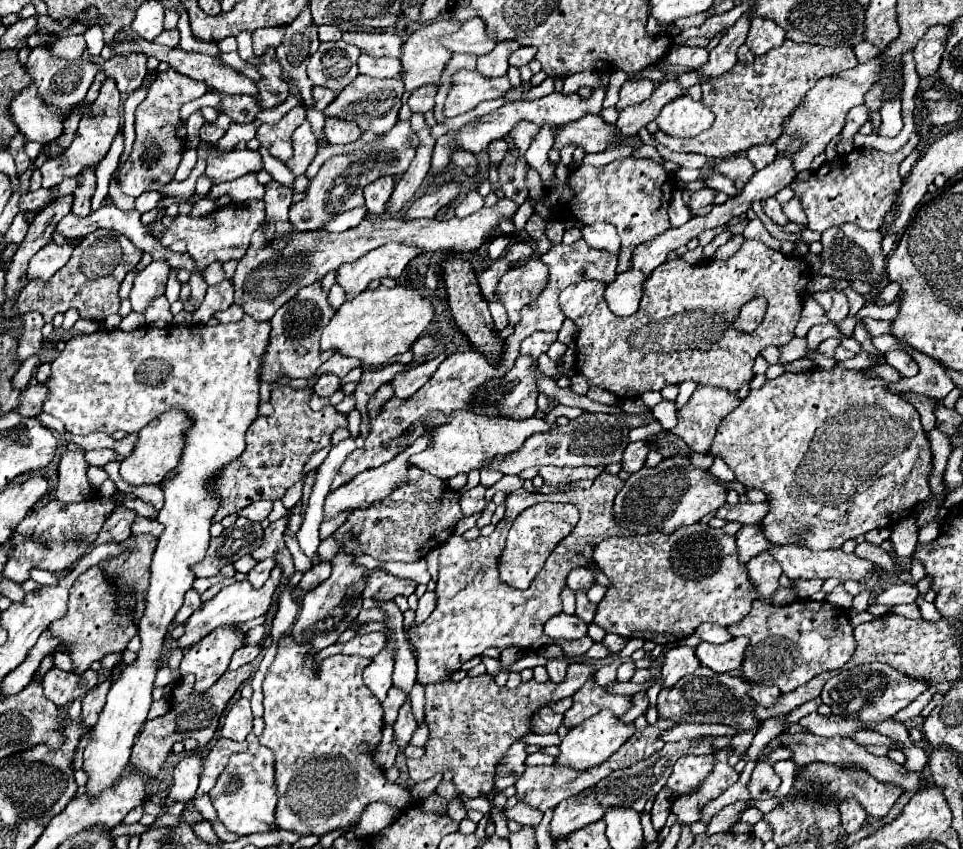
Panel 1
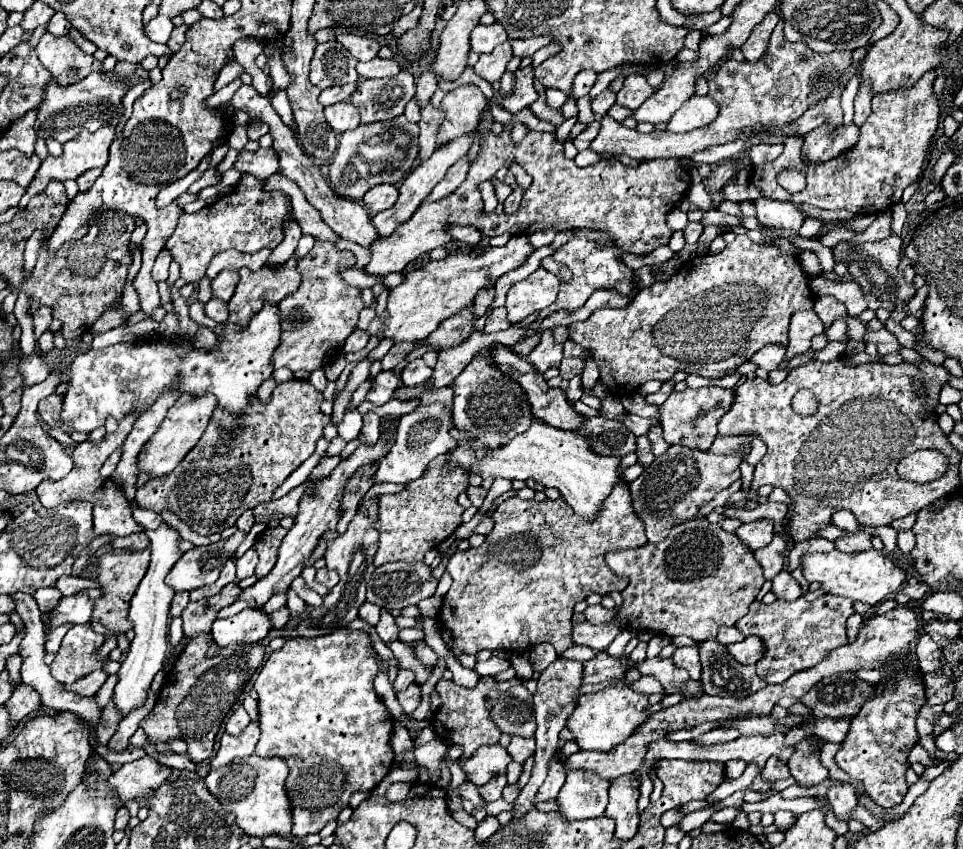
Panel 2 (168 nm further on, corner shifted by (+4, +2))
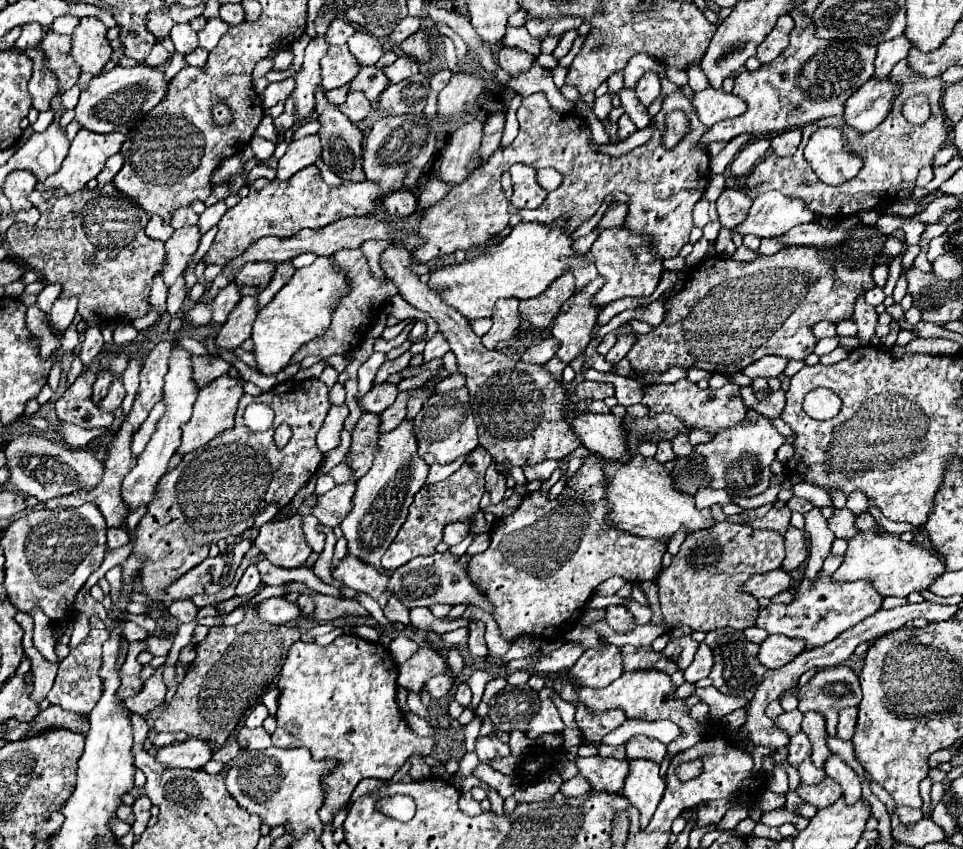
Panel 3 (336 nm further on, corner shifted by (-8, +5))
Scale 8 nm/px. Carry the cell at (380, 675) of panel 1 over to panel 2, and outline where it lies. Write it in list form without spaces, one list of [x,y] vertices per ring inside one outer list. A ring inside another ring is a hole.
[[[382,609],[382,615],[380,615],[380,621],[378,621],[378,625],[374,627],[376,629],[376,633],[378,633],[378,637],[382,639],[382,643],[392,643],[396,637],[398,637],[398,627],[396,627],[396,623],[394,623],[394,617],[386,611],[386,609]]]

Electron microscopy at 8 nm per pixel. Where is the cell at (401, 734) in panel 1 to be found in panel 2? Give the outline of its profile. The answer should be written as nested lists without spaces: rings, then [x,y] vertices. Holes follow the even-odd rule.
[[[412,683],[406,691],[398,693],[398,701],[400,701],[404,713],[412,713],[420,705],[420,685]]]

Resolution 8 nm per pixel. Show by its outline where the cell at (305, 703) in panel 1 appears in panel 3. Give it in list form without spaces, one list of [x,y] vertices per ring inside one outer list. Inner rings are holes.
[[[342,634],[330,646],[296,642],[288,652],[288,660],[278,678],[278,688],[280,688],[278,714],[276,714],[278,728],[272,734],[272,744],[278,748],[304,746],[318,760],[320,758],[340,760],[338,768],[324,780],[326,798],[320,810],[320,820],[324,824],[328,824],[334,818],[334,814],[348,804],[356,784],[362,778],[388,780],[404,766],[404,762],[412,754],[428,756],[436,748],[434,738],[416,736],[404,722],[404,714],[396,704],[396,688],[398,688],[396,678],[398,678],[398,664],[392,660],[388,648],[382,646],[380,642],[368,642],[356,636]]]

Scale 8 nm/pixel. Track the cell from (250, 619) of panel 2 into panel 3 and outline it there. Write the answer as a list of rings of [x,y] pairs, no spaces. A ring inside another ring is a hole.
[[[268,598],[260,602],[258,614],[270,624],[288,624],[294,622],[302,612],[296,602],[288,602],[286,598]]]

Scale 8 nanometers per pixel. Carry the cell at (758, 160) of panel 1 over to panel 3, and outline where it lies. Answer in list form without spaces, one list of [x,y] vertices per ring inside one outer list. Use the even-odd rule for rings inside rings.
[[[802,128],[786,130],[786,132],[772,138],[772,150],[778,156],[792,156],[796,152],[800,140],[802,140]]]

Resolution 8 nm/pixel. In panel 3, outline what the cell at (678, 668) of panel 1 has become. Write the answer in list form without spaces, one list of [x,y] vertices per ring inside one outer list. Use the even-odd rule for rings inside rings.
[[[702,642],[700,648],[696,650],[696,654],[694,654],[692,664],[684,670],[684,678],[686,678],[686,682],[698,682],[700,678],[706,678],[706,676],[710,674],[712,666],[714,666],[712,650]]]

